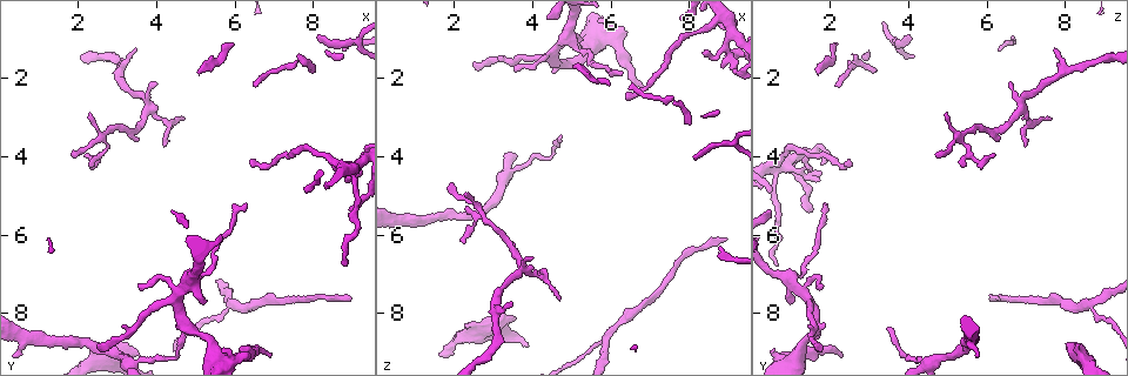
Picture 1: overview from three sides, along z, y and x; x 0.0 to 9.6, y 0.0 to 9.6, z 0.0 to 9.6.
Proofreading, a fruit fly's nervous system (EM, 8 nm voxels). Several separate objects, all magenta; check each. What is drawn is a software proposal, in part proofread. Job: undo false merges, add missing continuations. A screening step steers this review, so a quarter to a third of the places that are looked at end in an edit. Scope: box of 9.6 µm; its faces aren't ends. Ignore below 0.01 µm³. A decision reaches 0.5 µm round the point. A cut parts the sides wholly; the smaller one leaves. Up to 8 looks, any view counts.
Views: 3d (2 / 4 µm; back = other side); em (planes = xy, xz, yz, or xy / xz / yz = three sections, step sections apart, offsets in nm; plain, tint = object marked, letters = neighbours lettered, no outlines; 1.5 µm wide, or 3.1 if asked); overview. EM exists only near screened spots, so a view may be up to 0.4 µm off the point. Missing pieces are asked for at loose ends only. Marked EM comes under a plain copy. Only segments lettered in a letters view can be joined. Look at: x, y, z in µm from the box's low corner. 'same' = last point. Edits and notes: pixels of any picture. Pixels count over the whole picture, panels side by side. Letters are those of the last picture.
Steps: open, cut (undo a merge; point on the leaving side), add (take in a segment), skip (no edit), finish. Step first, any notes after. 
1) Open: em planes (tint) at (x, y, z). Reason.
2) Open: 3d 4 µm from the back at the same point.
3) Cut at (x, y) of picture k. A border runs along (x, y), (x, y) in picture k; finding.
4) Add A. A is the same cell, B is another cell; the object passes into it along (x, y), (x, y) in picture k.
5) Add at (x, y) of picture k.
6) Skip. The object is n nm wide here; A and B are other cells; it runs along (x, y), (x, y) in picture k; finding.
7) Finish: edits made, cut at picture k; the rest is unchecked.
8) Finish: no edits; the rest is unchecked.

Open: em xz step 8 (letters) at (8.95, 7.70, 6.10). Long arm stops here.

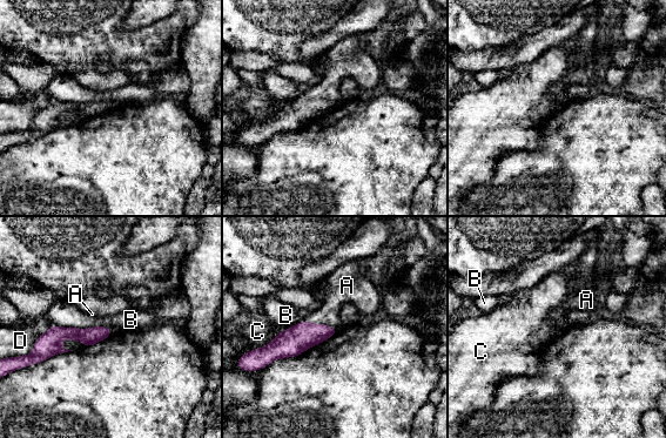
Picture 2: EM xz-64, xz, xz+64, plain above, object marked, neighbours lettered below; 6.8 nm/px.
Add A. The longest contact is with B, 420 nm; A is the same cell, B, C and D are other cells; the object passes into it along (302, 336), (322, 324), (338, 292) in picture 2; it goes on there.

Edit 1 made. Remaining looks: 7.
Open: overview. Redraw.

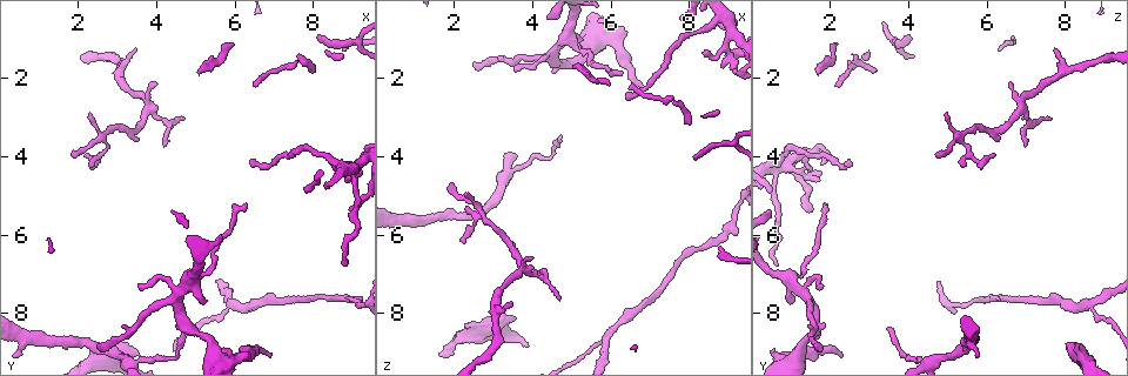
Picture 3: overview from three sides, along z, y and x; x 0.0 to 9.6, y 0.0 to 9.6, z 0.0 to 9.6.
Open: em planes (letters) at (4.70, 3.05, 7.65). Thin end.

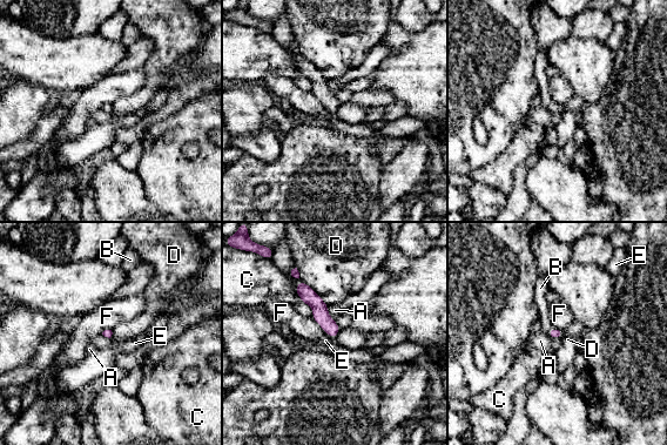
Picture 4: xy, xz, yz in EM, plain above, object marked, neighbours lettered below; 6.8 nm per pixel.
Skip. A, B, C, D, E and F are other cells; a border runs along (302, 281), (328, 305) in picture 4; no lettered segment goes on from it.

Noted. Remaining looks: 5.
Finish: edits made, add at picture 2; the rest is unchecked.

